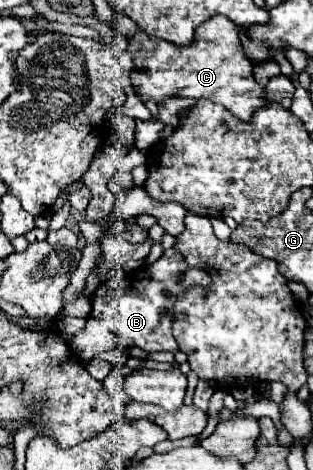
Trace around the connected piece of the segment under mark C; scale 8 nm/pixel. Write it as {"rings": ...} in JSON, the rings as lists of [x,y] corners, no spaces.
{"rings":[[[212,16],[208,24],[202,24],[196,30],[194,42],[190,46],[176,48],[172,48],[170,42],[136,32],[136,36],[128,40],[128,52],[134,62],[134,70],[130,74],[134,94],[142,102],[154,100],[156,104],[168,98],[206,98],[220,102],[236,118],[248,122],[252,118],[252,110],[262,104],[266,94],[264,88],[254,80],[254,64],[244,56],[242,44],[238,40],[240,30],[242,28],[232,24],[232,20],[226,16]]]}

